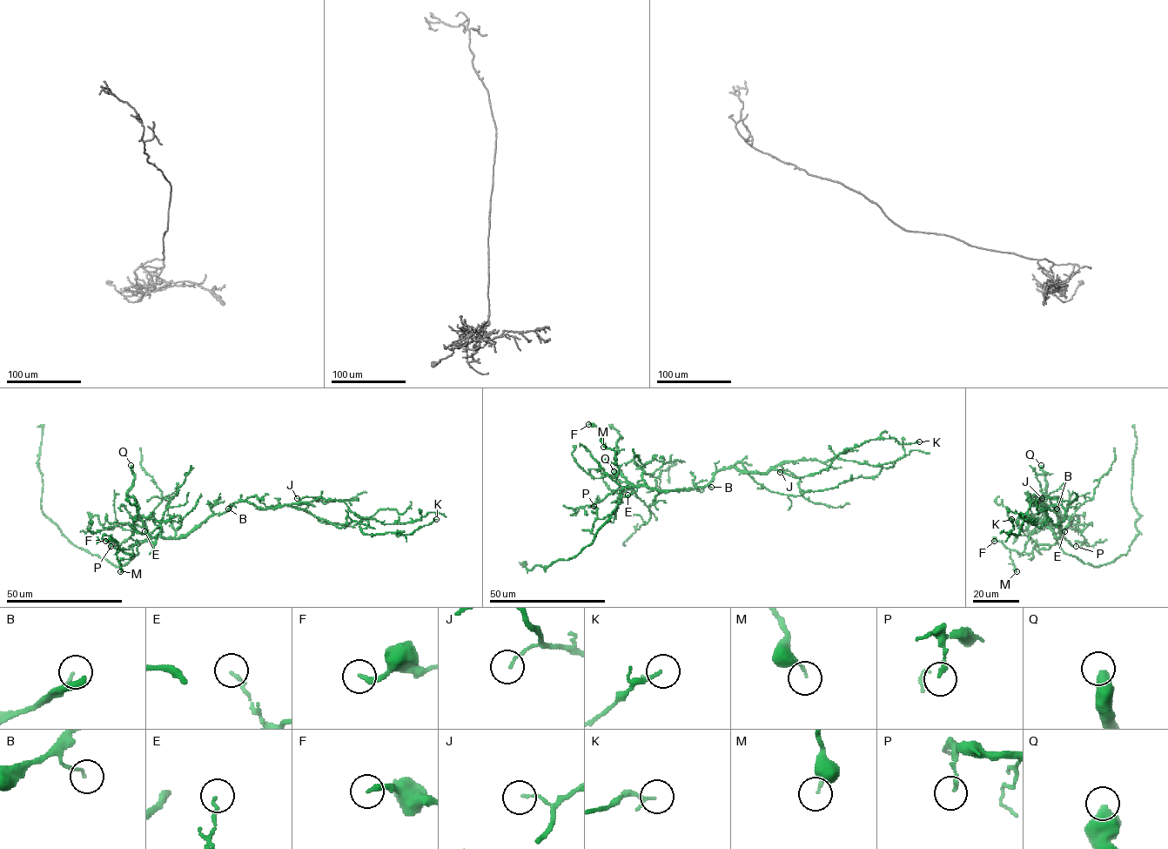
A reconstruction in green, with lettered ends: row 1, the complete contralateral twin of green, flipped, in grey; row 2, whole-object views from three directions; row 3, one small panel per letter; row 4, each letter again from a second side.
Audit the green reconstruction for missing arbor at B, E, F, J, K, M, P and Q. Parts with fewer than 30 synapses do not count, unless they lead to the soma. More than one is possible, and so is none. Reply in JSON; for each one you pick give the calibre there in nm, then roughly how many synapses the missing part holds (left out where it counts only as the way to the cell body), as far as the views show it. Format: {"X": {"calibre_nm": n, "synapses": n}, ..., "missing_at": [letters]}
{"Q": {"calibre_nm": 550, "synapses": 600}, "missing_at": ["Q"]}

